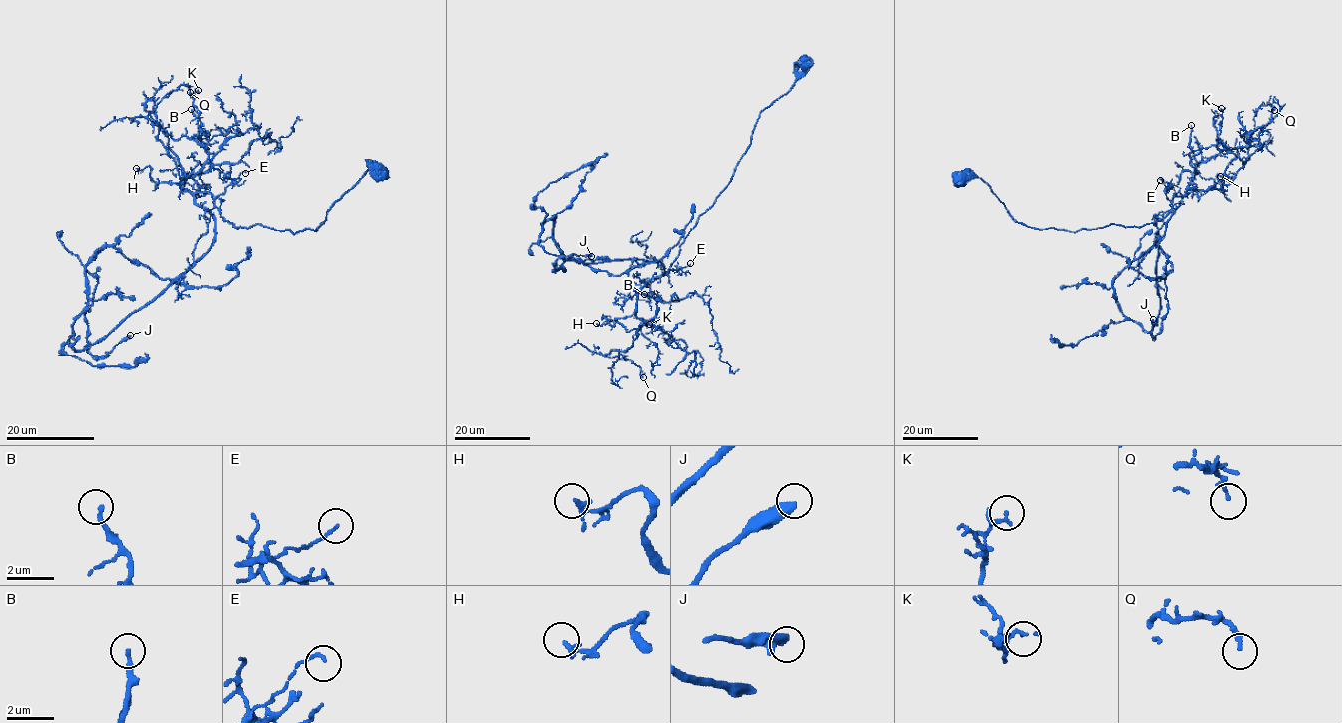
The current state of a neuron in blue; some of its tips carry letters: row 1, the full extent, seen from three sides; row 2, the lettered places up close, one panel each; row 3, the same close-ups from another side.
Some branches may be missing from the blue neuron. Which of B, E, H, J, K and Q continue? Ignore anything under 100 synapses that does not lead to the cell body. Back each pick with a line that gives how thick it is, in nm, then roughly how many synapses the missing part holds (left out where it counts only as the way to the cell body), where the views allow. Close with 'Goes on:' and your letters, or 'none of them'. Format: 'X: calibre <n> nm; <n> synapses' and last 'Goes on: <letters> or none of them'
Goes on: none of them

